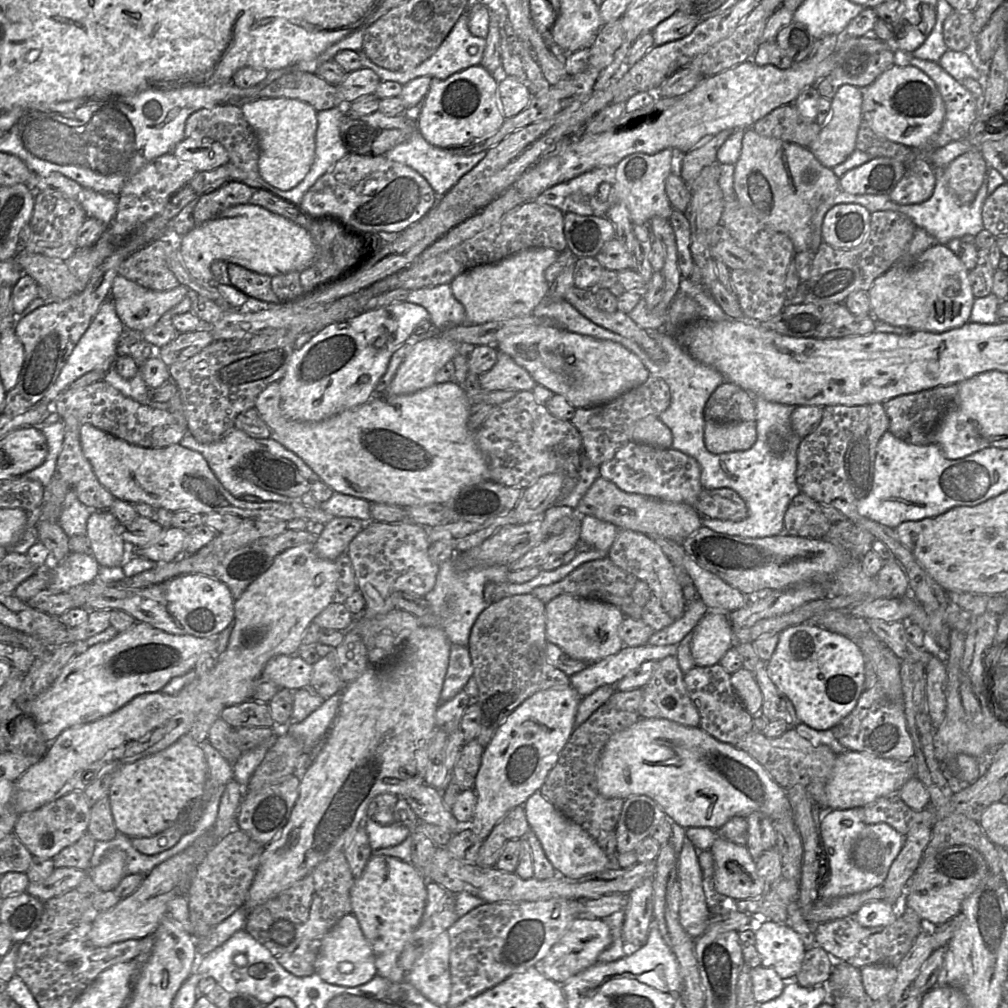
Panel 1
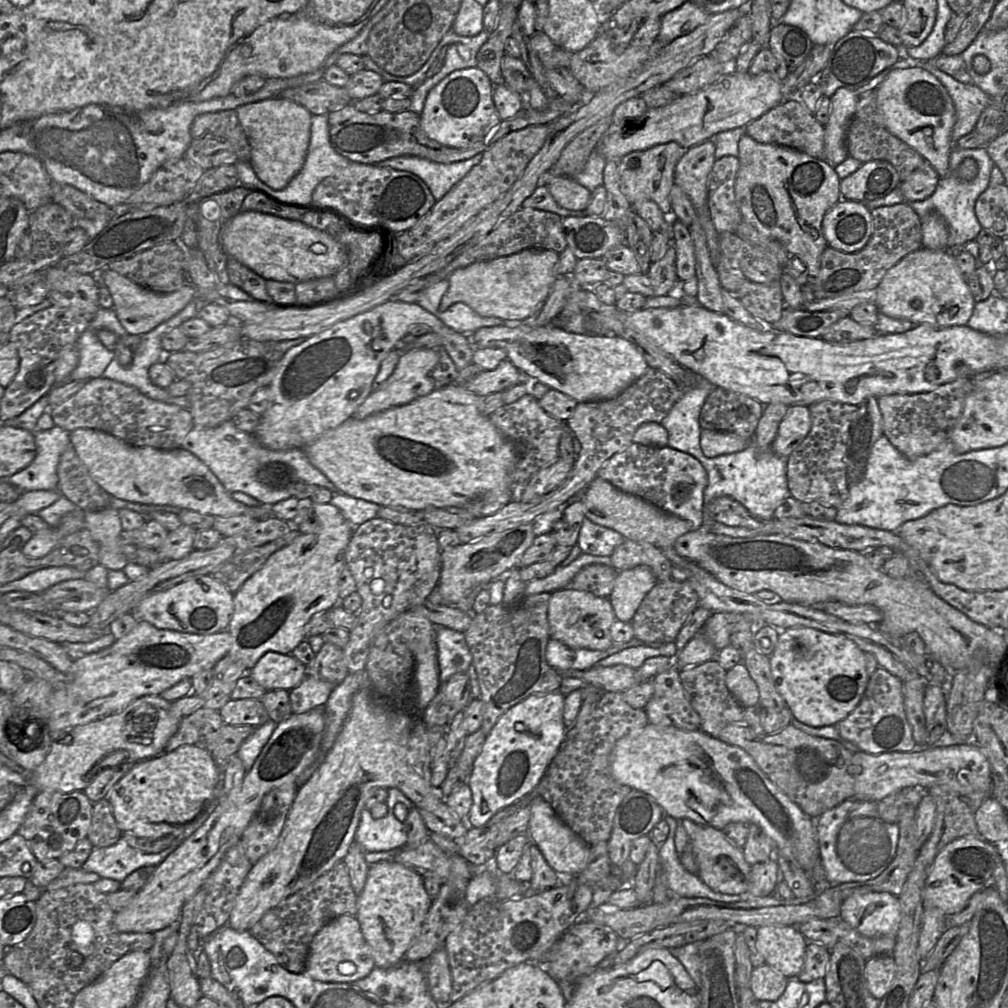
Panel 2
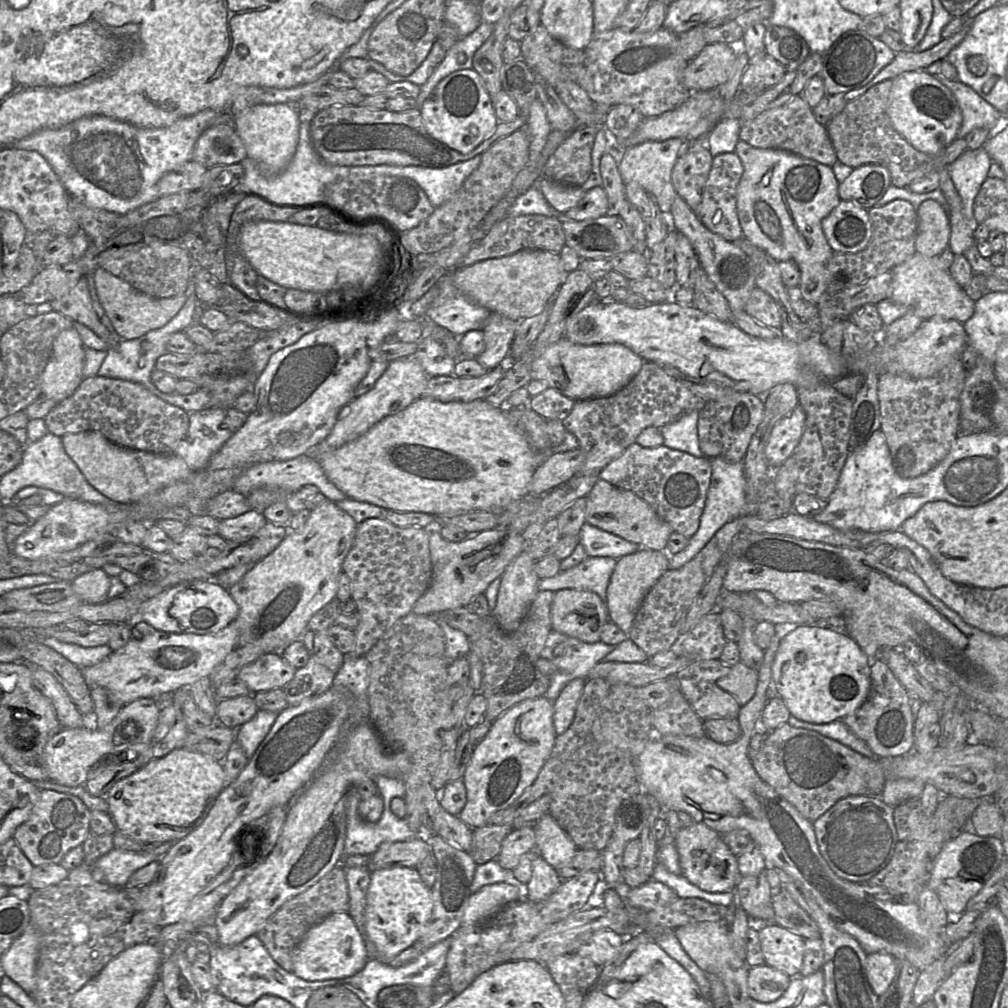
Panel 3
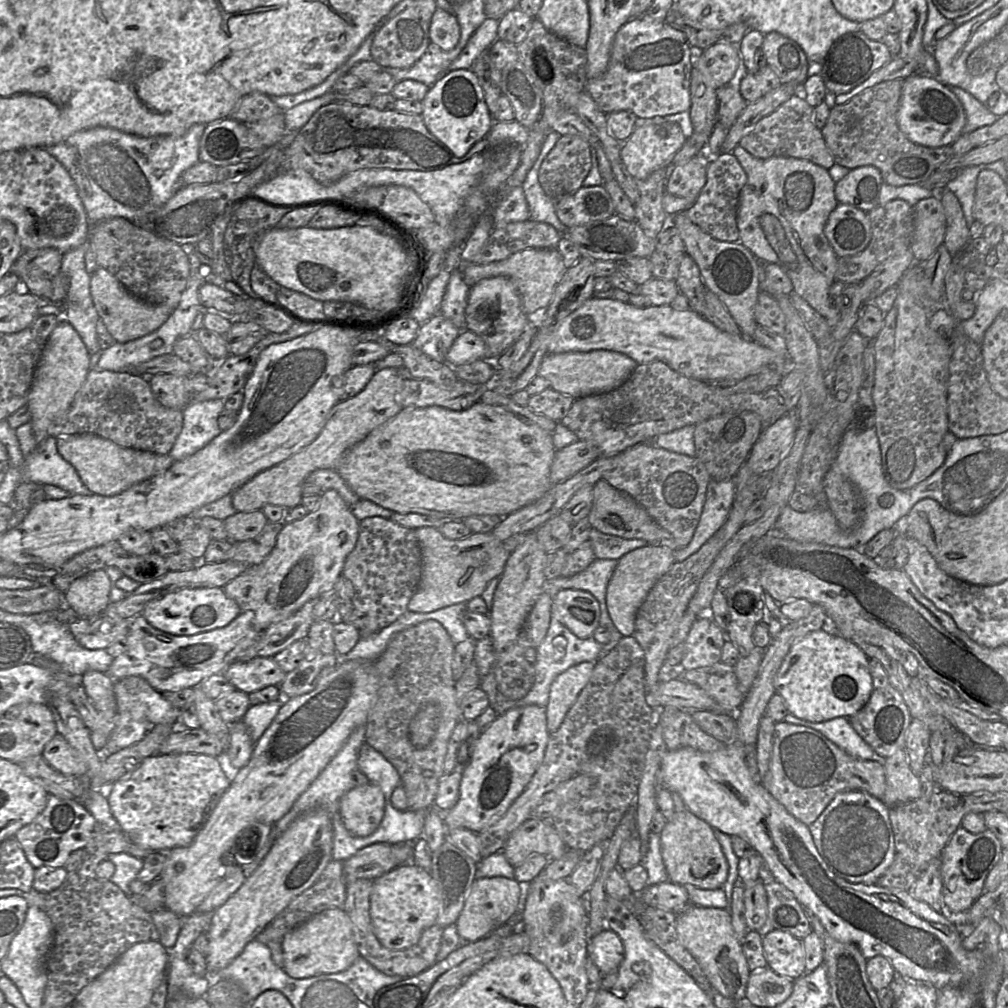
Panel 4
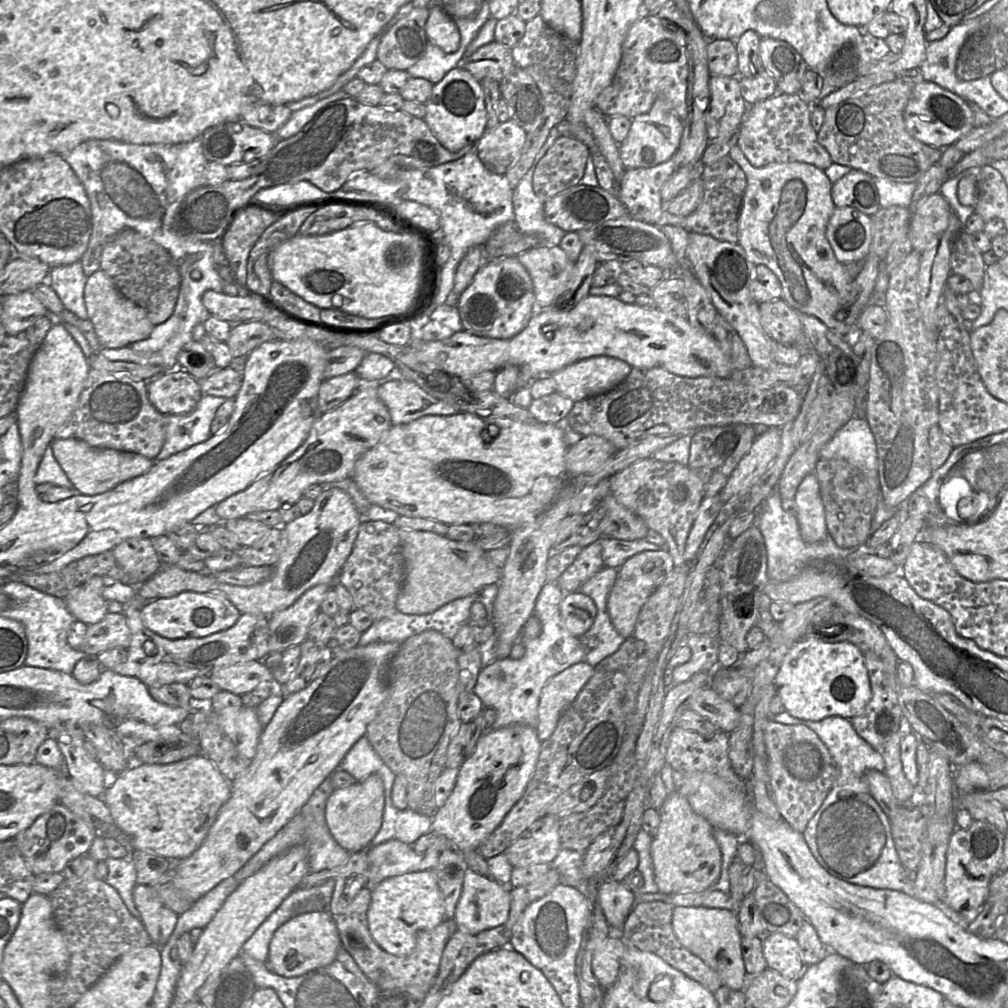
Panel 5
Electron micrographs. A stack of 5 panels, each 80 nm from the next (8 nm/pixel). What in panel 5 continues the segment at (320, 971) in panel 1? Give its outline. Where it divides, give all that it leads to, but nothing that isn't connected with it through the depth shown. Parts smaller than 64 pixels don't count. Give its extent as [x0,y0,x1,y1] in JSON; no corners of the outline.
[267,910,341,977]

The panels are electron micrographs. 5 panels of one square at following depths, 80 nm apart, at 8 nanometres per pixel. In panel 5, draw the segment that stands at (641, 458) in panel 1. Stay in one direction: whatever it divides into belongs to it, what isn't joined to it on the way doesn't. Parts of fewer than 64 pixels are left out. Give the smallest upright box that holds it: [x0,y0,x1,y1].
[609,457,704,566]

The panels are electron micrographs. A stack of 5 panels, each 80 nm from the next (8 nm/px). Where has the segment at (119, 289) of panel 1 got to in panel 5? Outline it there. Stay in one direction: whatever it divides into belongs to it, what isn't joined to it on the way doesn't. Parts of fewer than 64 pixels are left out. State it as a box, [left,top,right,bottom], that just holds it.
[84,270,154,348]

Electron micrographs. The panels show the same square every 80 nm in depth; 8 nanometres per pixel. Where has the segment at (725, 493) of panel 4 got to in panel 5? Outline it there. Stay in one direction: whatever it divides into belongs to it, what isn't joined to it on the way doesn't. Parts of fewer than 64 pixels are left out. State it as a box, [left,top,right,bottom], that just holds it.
[683,494,724,561]

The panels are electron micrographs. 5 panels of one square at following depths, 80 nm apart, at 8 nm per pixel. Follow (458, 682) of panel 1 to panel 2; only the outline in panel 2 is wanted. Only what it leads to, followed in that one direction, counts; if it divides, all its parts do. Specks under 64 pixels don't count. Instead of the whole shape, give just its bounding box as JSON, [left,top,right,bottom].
[436,624,472,685]

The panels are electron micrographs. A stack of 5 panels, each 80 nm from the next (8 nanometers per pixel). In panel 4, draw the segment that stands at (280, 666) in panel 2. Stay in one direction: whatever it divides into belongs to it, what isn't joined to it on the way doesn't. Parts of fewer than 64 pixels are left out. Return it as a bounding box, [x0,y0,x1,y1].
[223,657,286,694]

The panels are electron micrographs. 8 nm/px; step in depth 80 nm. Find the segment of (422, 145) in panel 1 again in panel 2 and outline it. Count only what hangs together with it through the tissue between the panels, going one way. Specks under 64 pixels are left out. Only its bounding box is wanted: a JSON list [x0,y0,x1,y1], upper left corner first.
[374,153,482,201]

